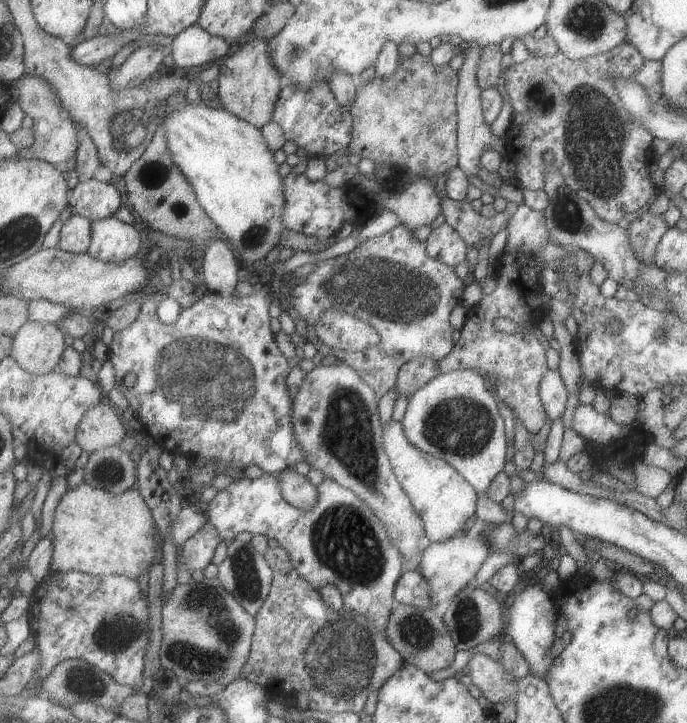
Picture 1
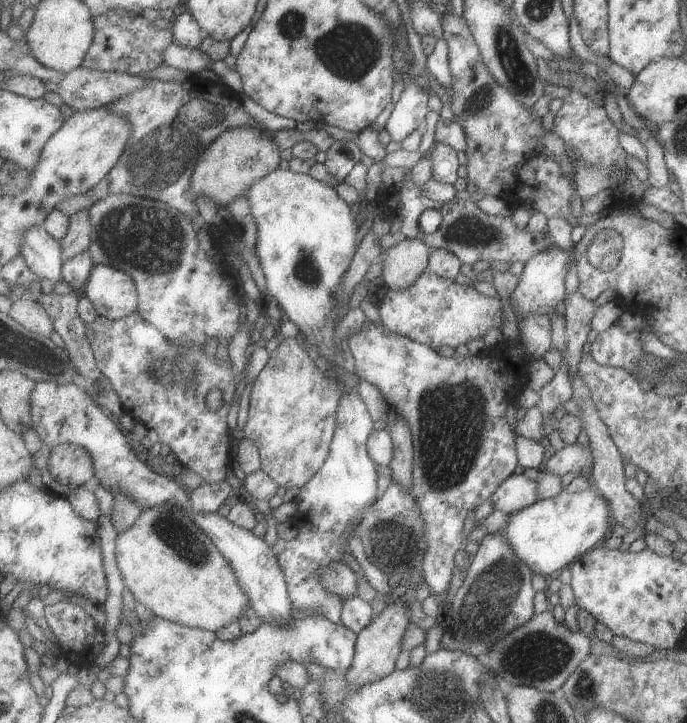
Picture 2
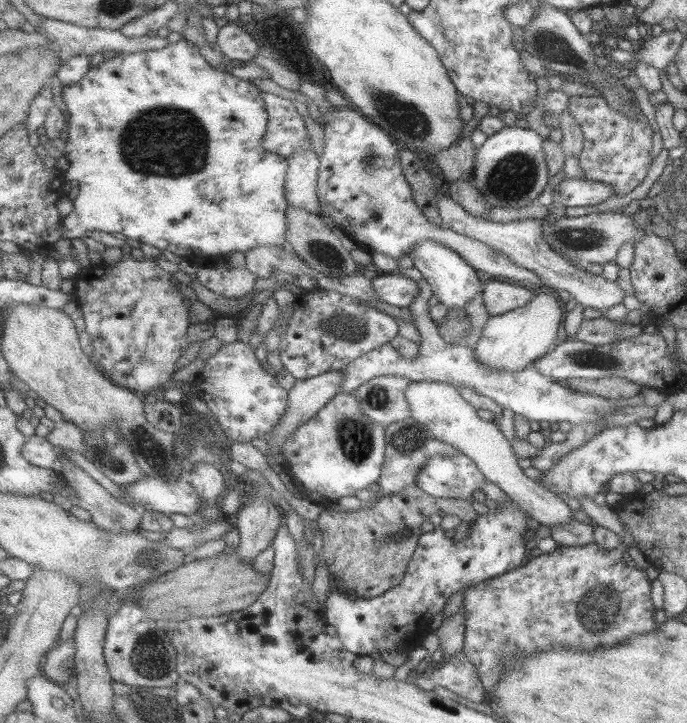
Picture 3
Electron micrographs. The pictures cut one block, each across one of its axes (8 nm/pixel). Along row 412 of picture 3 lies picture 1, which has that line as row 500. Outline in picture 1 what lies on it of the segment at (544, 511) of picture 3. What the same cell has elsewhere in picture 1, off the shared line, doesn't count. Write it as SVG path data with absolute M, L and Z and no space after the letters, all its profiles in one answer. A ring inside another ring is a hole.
M402 421L385 425L384 439L396 475L423 519L429 542L444 543L461 534L467 520L477 516L478 490L450 462L417 448L405 434Z

